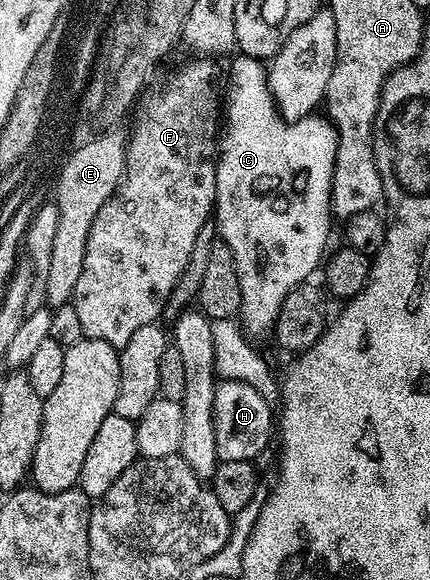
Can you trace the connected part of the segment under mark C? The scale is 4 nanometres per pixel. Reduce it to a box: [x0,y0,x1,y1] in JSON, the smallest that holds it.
[213,55,338,314]

